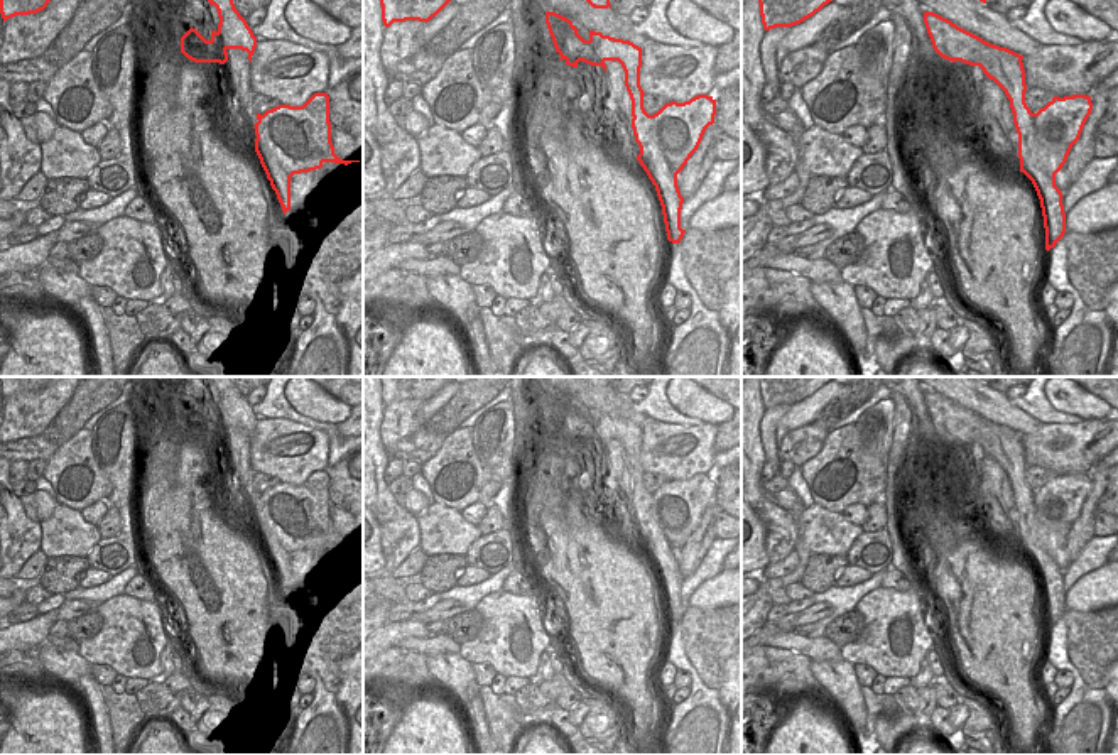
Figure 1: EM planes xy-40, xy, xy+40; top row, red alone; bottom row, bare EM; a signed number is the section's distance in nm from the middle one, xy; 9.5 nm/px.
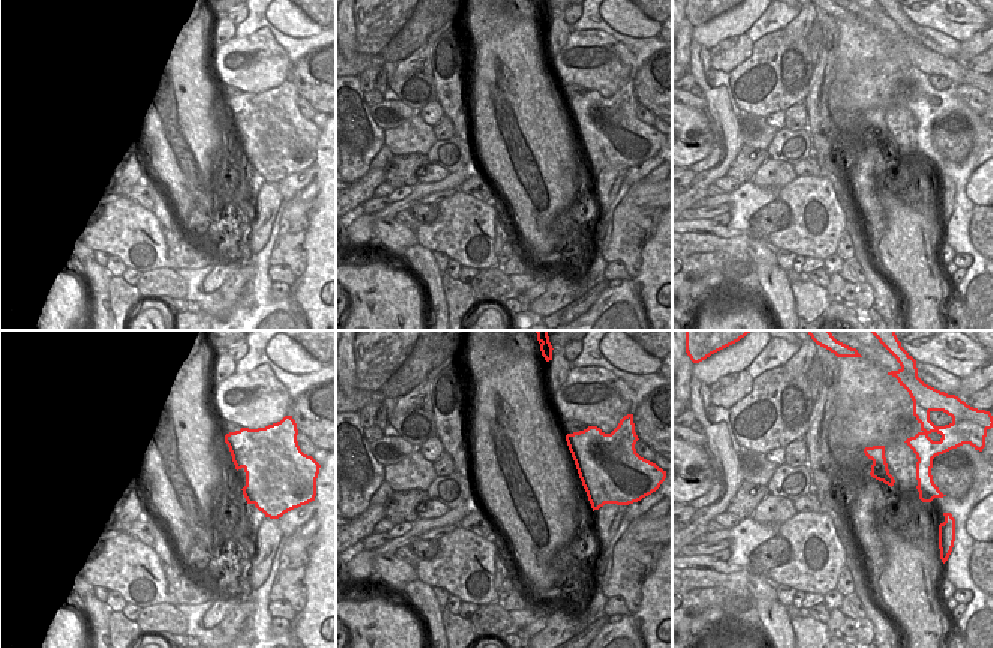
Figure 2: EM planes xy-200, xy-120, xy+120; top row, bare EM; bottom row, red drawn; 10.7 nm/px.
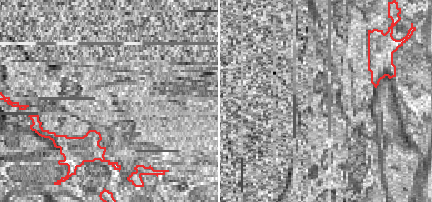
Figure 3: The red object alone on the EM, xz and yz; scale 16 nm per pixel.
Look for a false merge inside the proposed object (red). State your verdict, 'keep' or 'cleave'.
cleave

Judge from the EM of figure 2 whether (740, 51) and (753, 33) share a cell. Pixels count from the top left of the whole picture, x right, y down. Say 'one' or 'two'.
two

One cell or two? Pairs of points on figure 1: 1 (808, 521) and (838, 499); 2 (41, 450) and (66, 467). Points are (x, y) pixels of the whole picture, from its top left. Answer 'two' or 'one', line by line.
1: two
2: two

